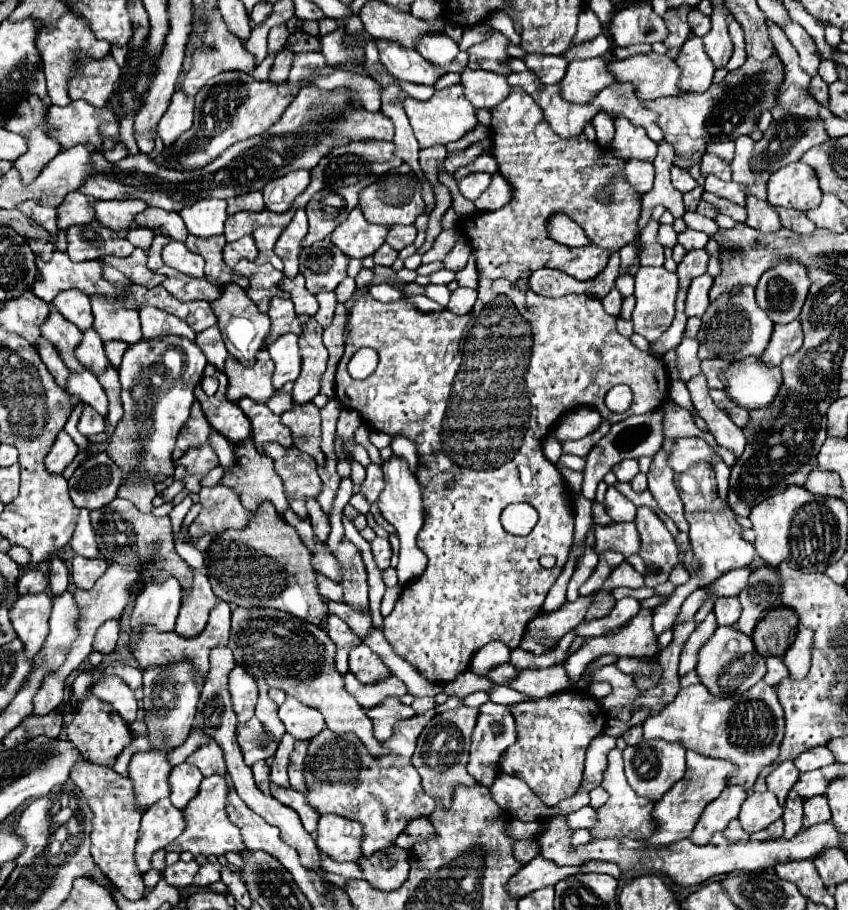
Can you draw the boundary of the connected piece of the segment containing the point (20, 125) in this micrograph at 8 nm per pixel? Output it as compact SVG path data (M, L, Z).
M31 95L27 101L23 101L23 105L15 107L5 121L5 129L21 135L27 141L27 153L13 161L13 167L19 171L23 185L35 181L43 165L61 151L61 145L45 133L45 113L47 111L43 109L39 97Z

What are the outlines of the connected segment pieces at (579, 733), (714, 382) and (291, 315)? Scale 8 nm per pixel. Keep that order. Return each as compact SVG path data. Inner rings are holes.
M585 691L555 693L509 709L515 717L517 741L507 749L507 753L503 753L499 761L501 771L523 779L531 791L545 801L545 805L557 805L571 797L583 779L585 749L607 725L607 715L603 715L597 701Z
M715 359L701 361L701 371L705 373L707 385L709 385L711 389L715 389L715 387L717 387L717 389L723 389L723 381L719 379L719 373L721 373L725 367L729 367L727 361L715 361Z
M273 297L269 311L267 311L269 319L271 319L271 329L265 341L265 347L269 347L277 337L285 335L285 333L295 333L301 335L303 325L297 319L297 313L293 309L293 301L291 299L281 299L281 297Z

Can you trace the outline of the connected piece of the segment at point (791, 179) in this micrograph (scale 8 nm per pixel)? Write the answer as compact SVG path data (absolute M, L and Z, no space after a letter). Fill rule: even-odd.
M801 161L775 171L769 177L767 193L773 207L791 207L803 213L815 209L823 195L815 171Z

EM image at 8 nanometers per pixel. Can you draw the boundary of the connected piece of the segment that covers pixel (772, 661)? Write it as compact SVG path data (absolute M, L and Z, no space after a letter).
M767 657L767 673L763 677L763 681L767 685L777 685L781 679L785 679L789 673L785 669L785 663L779 657Z

